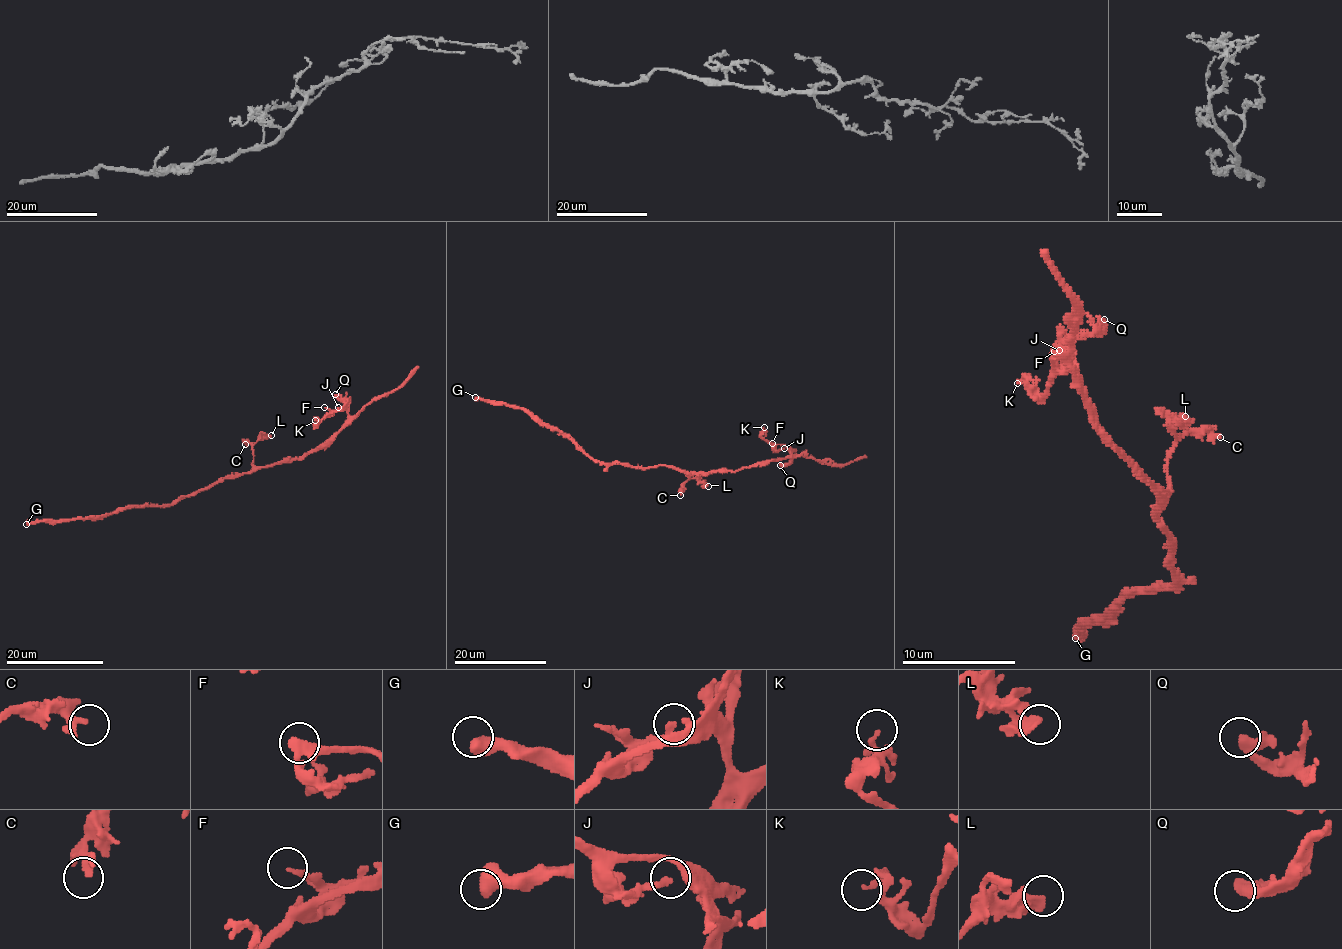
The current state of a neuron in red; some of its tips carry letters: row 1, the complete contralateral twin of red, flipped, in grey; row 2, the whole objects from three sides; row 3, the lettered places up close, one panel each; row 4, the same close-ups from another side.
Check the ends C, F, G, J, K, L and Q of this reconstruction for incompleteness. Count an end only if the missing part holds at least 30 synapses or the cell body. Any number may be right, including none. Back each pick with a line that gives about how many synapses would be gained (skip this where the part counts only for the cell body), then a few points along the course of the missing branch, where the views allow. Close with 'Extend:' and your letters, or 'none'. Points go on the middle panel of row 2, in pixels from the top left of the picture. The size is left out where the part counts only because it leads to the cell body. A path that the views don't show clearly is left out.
Extend: none

